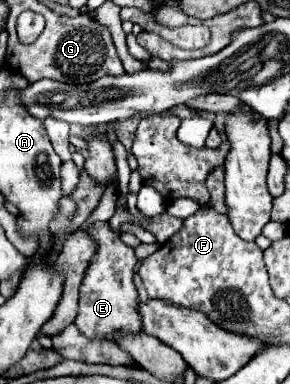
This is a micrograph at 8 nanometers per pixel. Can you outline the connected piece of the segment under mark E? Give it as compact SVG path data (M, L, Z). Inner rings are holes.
M93 222L87 226L87 232L91 232L91 238L95 240L97 252L91 258L91 264L79 288L79 312L75 318L75 326L79 328L79 332L93 340L111 340L111 332L143 332L139 298L133 286L137 262L135 250L119 240L109 222Z

